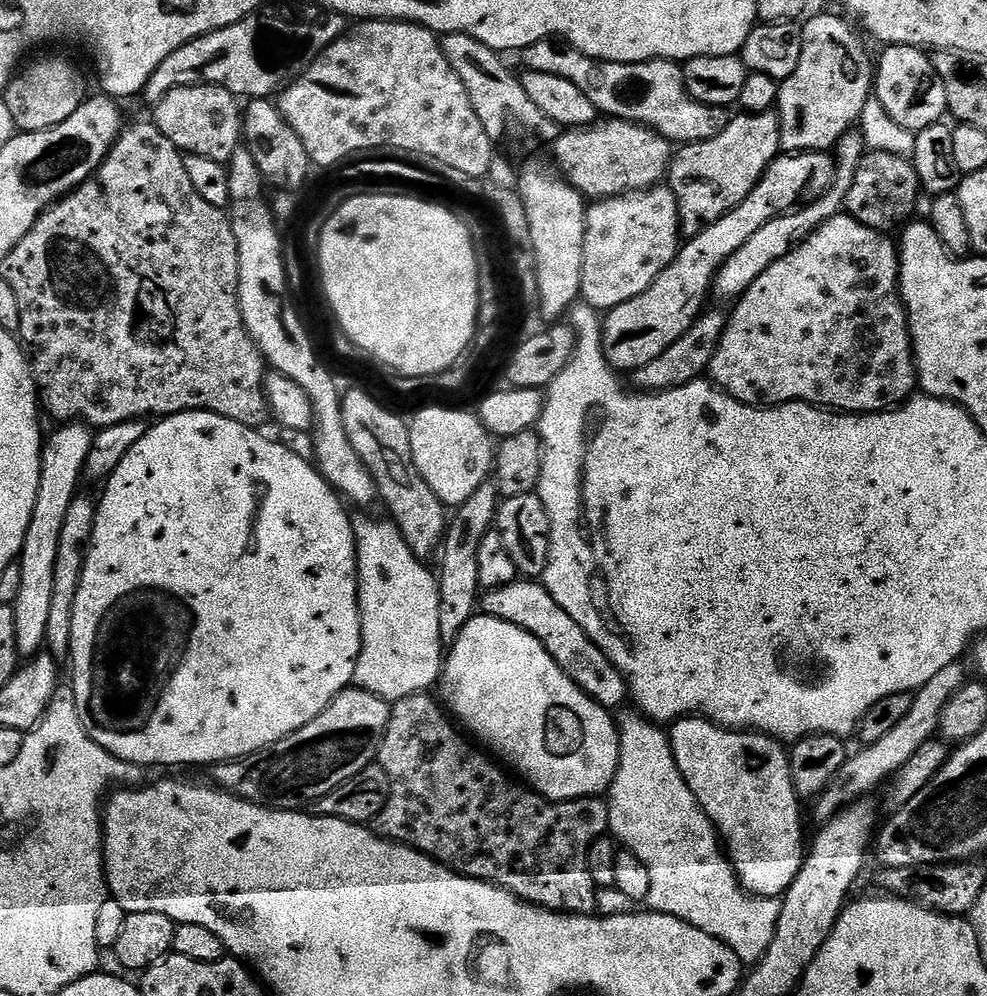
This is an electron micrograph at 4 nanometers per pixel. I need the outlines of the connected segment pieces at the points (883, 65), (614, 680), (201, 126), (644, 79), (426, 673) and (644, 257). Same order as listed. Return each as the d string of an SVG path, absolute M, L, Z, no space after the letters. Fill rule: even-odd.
M889 44L883 51L880 64L878 60L874 68L874 97L882 102L890 118L912 133L941 123L948 112L946 86L938 70L934 70L931 55L905 44Z
M517 578L505 588L485 591L482 596L482 612L502 622L510 622L538 638L538 642L546 646L550 658L554 658L560 669L594 702L609 710L625 707L624 699L629 699L630 689L624 675L613 666L610 658L606 658L606 654L602 654L586 630L582 630L582 626L578 626L578 622L574 622L574 618L570 618L570 614L566 614L558 602L554 602L543 583L532 578Z
M213 84L178 86L166 94L151 109L151 123L156 125L178 151L185 156L211 158L213 162L227 165L235 152L241 151L244 121L242 104L230 90Z
M549 38L522 49L523 67L542 74L558 74L566 78L594 102L597 113L613 120L629 120L652 128L673 145L701 144L718 138L730 119L728 108L711 108L695 100L686 90L684 69L675 60L647 60L637 64L606 62L585 56L573 44Z
M368 514L357 515L352 522L356 535L356 569L358 570L358 602L360 603L360 625L362 646L354 670L355 687L366 690L383 700L395 702L402 698L419 696L437 687L442 675L442 641L438 630L437 577L406 546L402 534L391 519L371 520Z
M657 186L595 201L587 209L580 295L587 307L607 310L638 298L670 266L682 247L680 211L671 188Z

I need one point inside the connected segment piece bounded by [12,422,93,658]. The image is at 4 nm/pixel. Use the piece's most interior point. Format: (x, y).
(62, 458)

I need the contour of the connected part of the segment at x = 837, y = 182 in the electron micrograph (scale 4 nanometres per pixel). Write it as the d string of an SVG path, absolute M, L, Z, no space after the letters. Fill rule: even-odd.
M856 130L847 132L834 149L836 175L832 183L819 193L820 197L817 200L810 201L811 199L809 199L803 206L766 222L766 226L762 226L762 230L750 234L750 238L746 238L746 242L742 242L742 246L738 246L738 250L734 250L734 254L730 254L730 258L726 258L726 262L722 262L712 283L711 295L717 296L720 300L729 300L729 302L739 300L745 290L752 285L754 278L758 278L758 274L762 274L762 270L770 270L770 266L774 262L778 262L778 258L786 258L786 254L790 254L792 249L802 243L807 236L814 234L818 230L818 226L822 226L822 222L841 215L846 202L846 194L850 194L850 190L854 186L856 171L865 155L866 147L860 132Z

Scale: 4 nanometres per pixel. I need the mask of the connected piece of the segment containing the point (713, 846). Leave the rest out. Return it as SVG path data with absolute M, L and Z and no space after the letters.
M627 712L618 720L620 757L616 777L606 793L608 826L611 835L627 851L634 853L638 862L646 866L646 870L650 870L647 907L651 911L678 918L718 938L718 942L730 946L730 950L734 950L734 954L738 954L738 958L744 961L745 965L759 964L766 950L770 950L770 942L774 942L781 901L770 896L753 896L743 888L722 847L716 827L712 825L712 819L702 810L690 786L686 786L686 778L682 778L678 770L678 762L674 762L669 733L665 729L663 732L658 725Z

